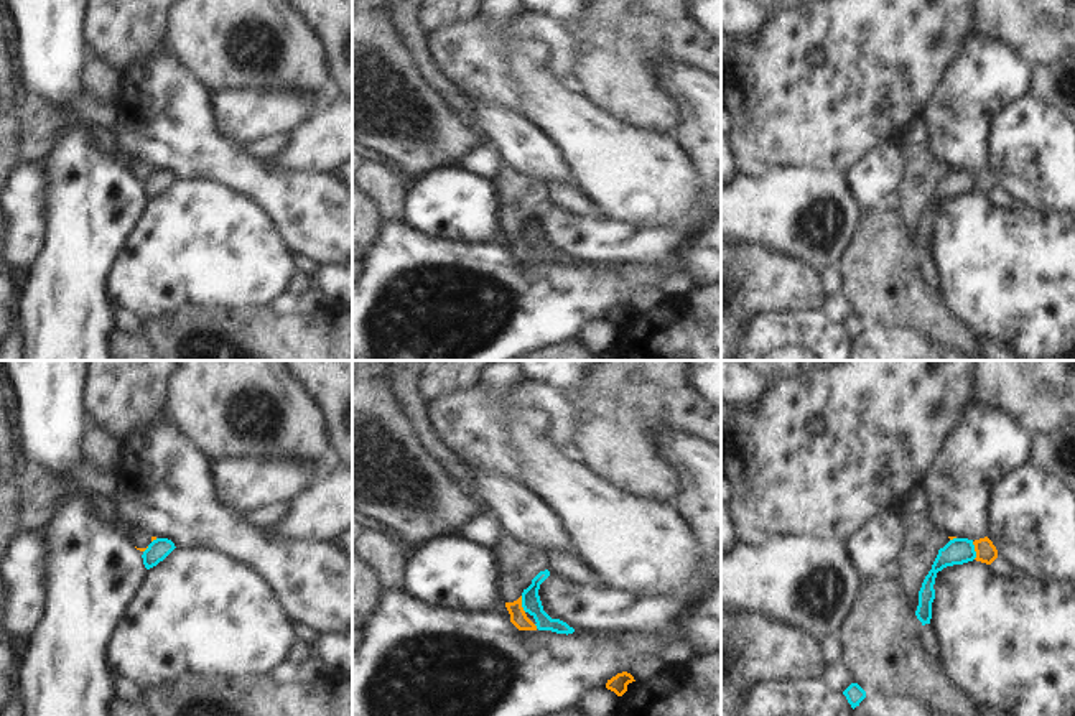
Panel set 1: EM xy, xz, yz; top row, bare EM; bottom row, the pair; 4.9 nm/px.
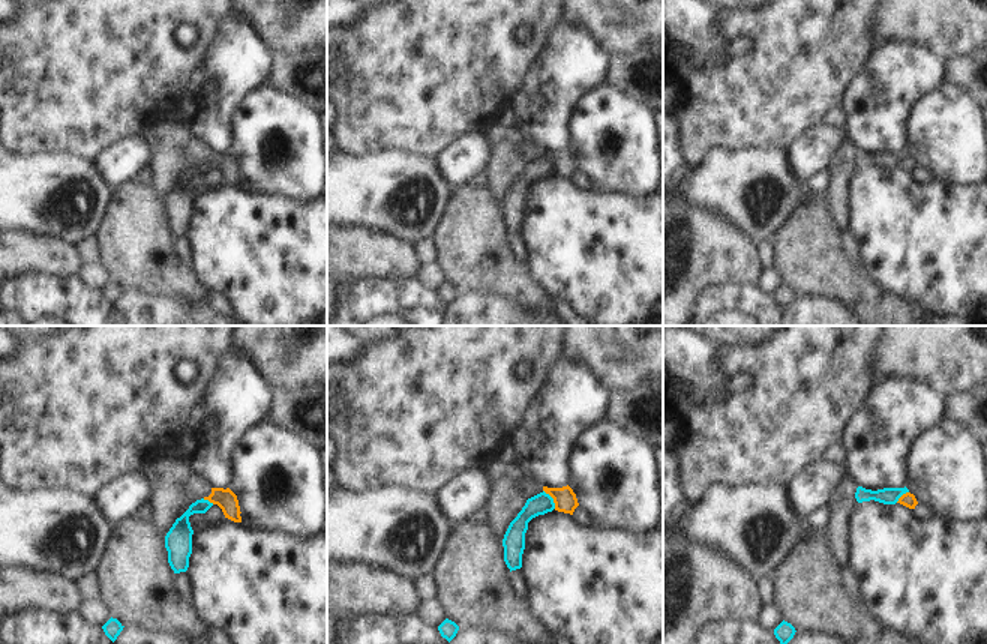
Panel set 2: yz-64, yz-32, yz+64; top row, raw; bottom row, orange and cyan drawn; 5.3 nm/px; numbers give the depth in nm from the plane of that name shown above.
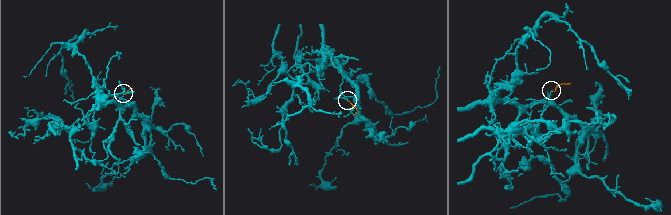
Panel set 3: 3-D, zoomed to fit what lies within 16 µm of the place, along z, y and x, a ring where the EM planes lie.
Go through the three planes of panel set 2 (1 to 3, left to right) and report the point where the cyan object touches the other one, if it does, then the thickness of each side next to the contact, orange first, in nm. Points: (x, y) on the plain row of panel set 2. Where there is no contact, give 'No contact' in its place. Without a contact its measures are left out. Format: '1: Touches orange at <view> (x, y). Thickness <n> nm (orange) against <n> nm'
1: Touches orange at yz-64 (209, 164). Thickness 110 nm (orange) against 130 nm
2: Touches orange at yz-32 (552, 161). Thickness 120 nm (orange) against 120 nm
3: Touches orange at yz+64 (902, 159). Thickness 70 nm (orange) against 100 nm

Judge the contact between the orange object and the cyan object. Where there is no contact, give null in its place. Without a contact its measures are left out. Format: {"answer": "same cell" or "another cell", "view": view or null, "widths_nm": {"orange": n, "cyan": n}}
{"answer": "another cell", "view": "yz", "widths_nm": {"orange": 100, "cyan": 130}}

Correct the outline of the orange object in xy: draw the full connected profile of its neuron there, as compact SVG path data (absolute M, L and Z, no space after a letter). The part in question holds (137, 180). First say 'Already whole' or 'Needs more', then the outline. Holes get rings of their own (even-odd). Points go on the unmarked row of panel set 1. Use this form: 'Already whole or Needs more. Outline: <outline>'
Needs more. Outline: M120 158L122 163L132 171L137 181L145 183L148 176L156 171L156 168L151 168L147 163L135 161L132 158Z

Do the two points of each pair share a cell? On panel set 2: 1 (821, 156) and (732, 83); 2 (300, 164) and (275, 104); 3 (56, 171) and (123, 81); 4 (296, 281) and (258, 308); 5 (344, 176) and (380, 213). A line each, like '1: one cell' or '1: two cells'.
1: two cells
2: one cell
3: two cells
4: one cell
5: one cell

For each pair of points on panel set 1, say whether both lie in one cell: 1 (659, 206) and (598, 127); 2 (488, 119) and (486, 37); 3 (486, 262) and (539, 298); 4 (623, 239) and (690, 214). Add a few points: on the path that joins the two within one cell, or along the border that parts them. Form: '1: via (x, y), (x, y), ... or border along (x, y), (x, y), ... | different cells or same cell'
1: via (641, 186), (601, 147) | same cell
2: border along (466, 97), (507, 107), (522, 117) | different cells
3: via (499, 275), (525, 295) | same cell
4: border along (618, 221), (637, 226), (674, 227), (693, 236) | different cells

